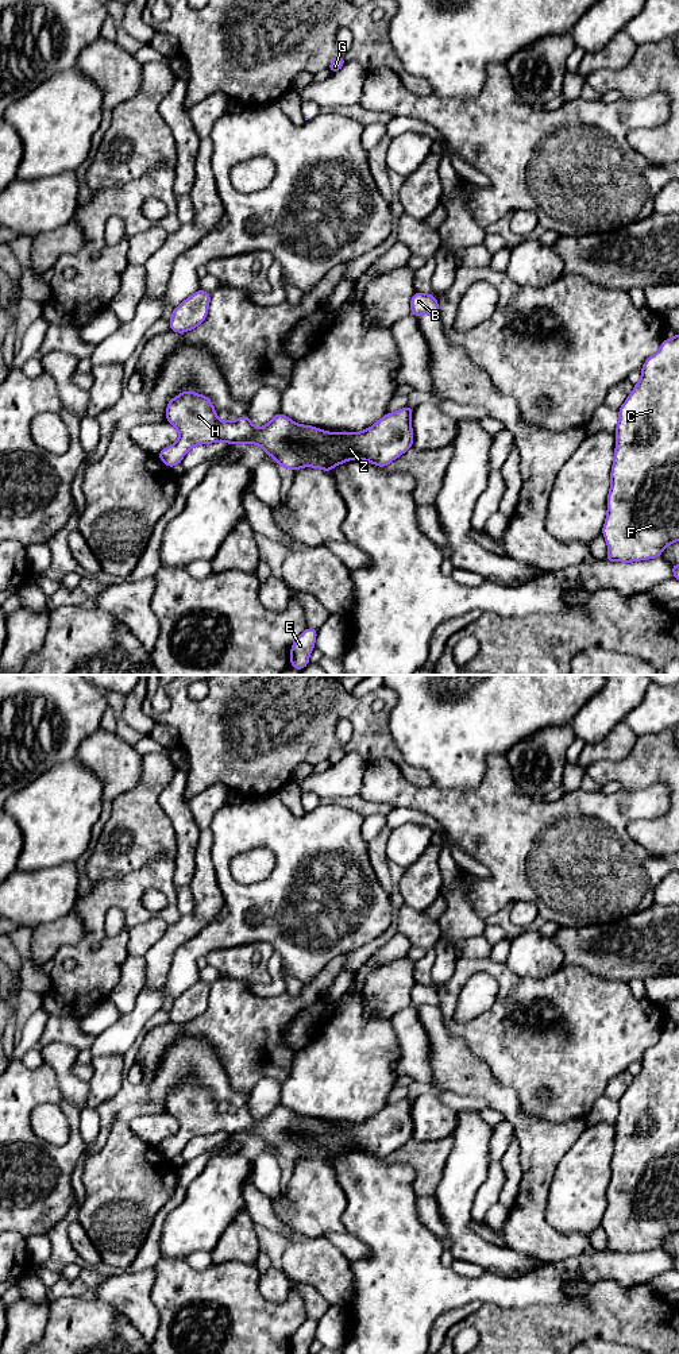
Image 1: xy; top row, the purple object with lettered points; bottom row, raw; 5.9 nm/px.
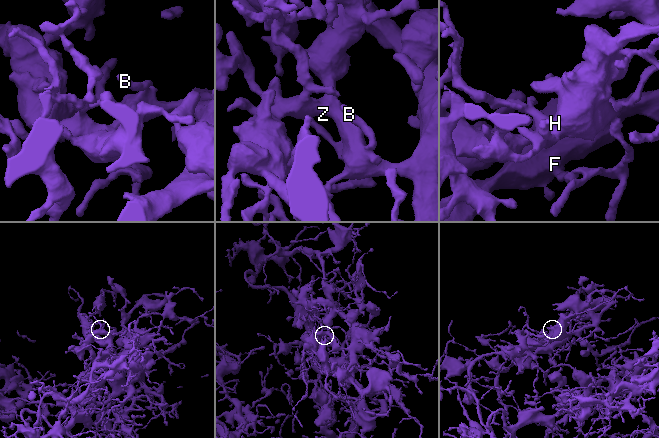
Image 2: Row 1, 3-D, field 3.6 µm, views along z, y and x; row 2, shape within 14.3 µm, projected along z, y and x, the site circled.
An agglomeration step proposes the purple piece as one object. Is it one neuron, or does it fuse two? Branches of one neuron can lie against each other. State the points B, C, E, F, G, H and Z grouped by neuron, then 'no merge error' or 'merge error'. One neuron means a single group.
B C E F G H Z | no merge error

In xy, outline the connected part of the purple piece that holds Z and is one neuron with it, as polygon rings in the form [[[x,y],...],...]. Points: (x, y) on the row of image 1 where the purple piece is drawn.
[[[185,390],[166,406],[166,421],[178,431],[180,437],[157,456],[173,468],[190,448],[224,441],[258,444],[279,467],[293,471],[315,467],[329,472],[351,459],[386,467],[413,447],[413,409],[408,405],[386,413],[362,432],[327,432],[317,427],[300,425],[282,412],[265,427],[256,428],[247,414],[238,420],[220,421],[207,396]]]

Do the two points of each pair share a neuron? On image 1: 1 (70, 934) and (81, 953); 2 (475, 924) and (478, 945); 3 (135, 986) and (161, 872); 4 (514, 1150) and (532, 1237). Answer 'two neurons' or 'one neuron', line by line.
1: two neurons
2: two neurons
3: two neurons
4: two neurons

